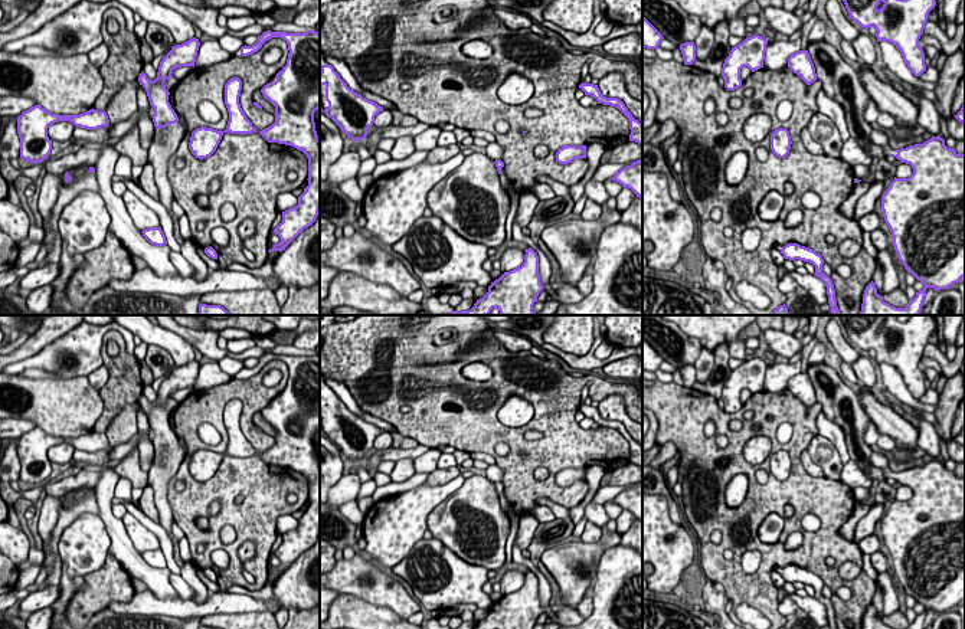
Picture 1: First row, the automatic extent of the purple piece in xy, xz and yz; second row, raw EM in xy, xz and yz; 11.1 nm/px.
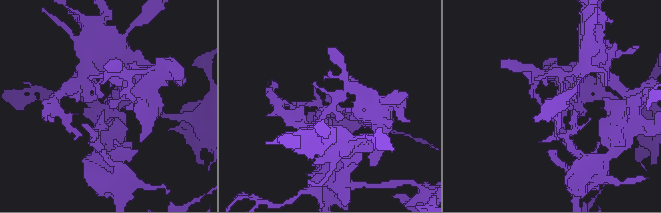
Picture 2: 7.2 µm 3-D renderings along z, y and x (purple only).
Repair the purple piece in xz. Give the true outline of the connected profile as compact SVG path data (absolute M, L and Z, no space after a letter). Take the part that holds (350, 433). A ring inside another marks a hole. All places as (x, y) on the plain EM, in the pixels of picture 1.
M321 387L320 412L323 409L328 425L326 438L353 463L364 462L383 430L350 412L331 387Z

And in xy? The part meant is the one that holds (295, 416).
M266 353L252 368L242 368L241 377L249 379L262 367L281 360L288 367L287 387L277 396L275 404L261 415L275 429L275 445L259 453L268 465L291 468L308 481L308 508L298 520L298 527L282 534L282 544L272 553L281 564L274 573L285 570L308 548L320 534L320 461L315 453L314 435L320 432L320 354L287 356Z

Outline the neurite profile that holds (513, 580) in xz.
M510 570L507 571L503 579L500 580L500 586L501 586L501 594L510 594L519 589L523 587L524 584L524 577L526 574L523 571L519 570Z

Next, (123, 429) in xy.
M125 404L122 410L114 417L112 423L105 432L109 445L114 448L125 445L137 435L137 409L138 406Z

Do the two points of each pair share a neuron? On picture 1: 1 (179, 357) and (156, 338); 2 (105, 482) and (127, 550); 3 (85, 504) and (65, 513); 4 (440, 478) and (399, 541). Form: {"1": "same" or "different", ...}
{"1": "same", "2": "same", "3": "same", "4": "different"}

